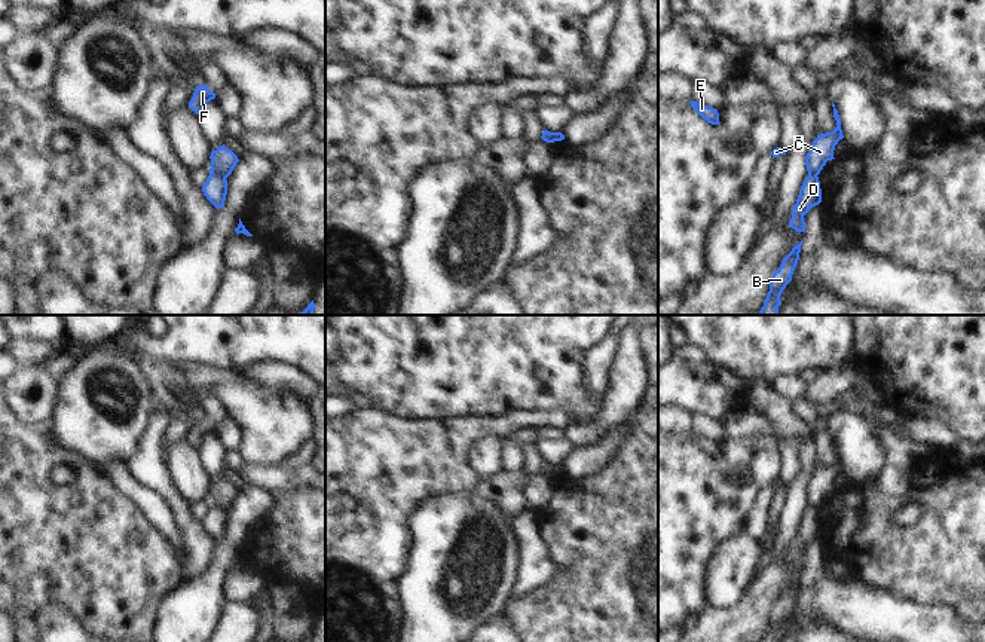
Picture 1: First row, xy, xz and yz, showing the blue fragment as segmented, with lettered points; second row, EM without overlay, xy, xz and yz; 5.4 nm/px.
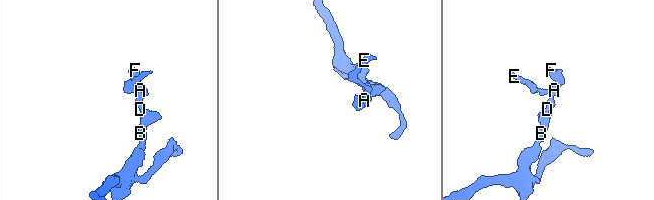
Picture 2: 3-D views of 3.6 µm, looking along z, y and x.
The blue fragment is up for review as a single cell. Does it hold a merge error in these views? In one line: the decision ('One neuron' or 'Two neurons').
Two neurons.

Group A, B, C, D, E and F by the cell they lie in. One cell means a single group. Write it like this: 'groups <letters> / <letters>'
groups A C E F / B D

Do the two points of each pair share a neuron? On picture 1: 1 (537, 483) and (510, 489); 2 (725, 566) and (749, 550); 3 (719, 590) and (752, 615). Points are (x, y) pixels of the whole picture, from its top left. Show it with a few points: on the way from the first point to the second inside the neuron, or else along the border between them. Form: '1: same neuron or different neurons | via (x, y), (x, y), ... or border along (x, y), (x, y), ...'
1: different neurons | border along (523, 486), (531, 507)
2: same neuron | via (731, 565), (743, 553)
3: different neurons | border along (753, 580), (736, 604), (730, 607), (707, 605)

